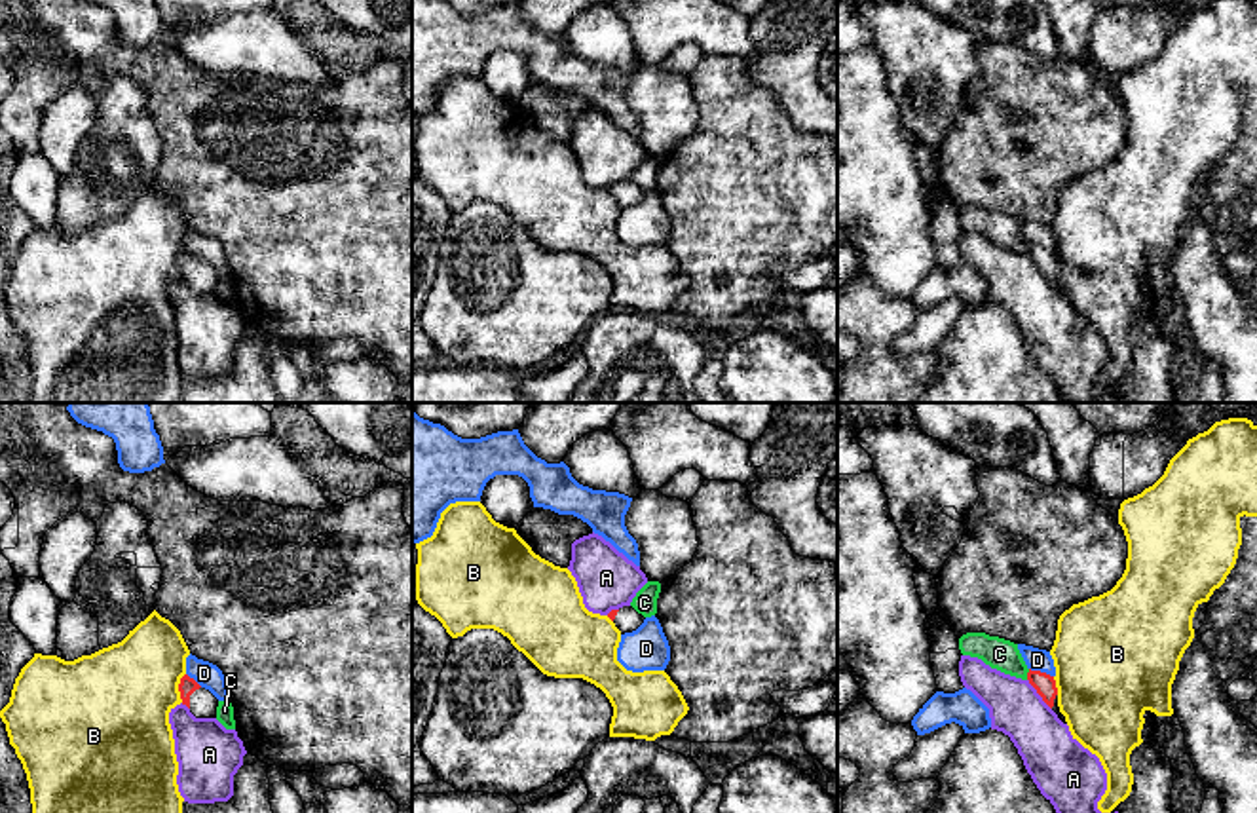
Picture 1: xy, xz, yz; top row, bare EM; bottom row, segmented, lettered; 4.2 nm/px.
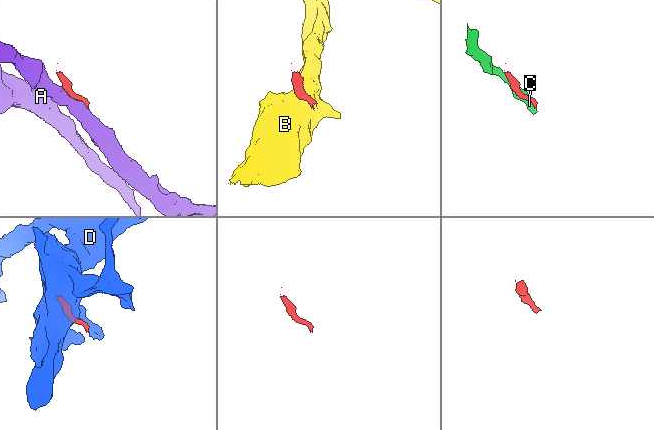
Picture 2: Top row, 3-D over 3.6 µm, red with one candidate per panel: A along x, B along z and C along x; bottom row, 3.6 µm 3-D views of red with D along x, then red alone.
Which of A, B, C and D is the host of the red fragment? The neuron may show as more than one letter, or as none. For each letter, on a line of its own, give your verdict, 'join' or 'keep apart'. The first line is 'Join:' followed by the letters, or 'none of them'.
Join: none of them
A: keep apart
B: keep apart
C: keep apart
D: keep apart

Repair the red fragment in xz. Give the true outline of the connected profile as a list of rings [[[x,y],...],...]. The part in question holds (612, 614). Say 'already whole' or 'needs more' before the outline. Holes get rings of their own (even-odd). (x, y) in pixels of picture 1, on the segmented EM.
needs more; [[[623,606],[619,610],[611,610],[608,614],[608,617],[615,623],[615,627],[621,631],[621,634],[636,631],[646,619],[632,606]]]

